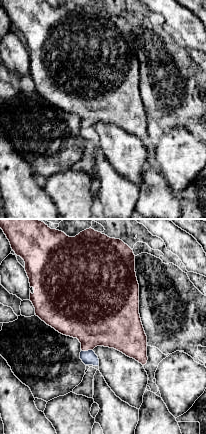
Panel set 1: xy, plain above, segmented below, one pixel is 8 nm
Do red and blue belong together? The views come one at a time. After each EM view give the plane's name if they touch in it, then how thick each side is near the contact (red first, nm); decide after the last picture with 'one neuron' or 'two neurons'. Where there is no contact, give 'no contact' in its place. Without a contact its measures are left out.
contact in xy; calibres 420 and 120 nm

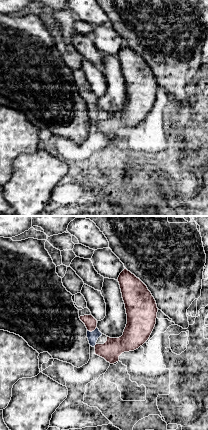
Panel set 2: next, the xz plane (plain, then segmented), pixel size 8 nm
contact in xz; calibres 100 and 90 nm

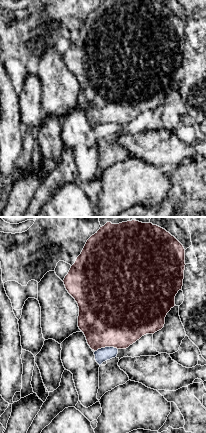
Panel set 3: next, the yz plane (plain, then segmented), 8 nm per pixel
contact in yz; calibres 500 and 110 nm

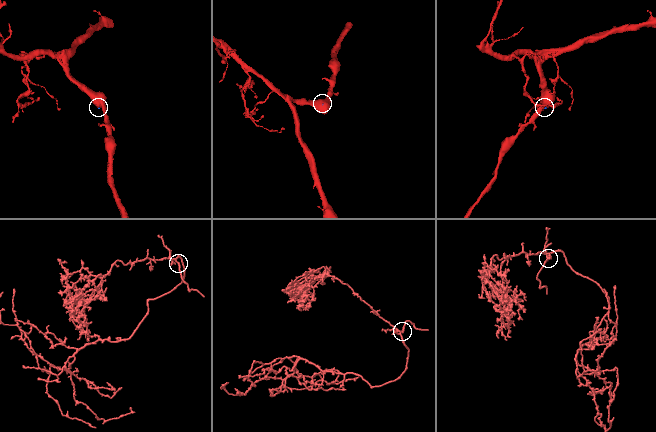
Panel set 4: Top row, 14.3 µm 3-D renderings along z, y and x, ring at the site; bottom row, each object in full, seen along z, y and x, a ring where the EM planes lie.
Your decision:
one neuron

